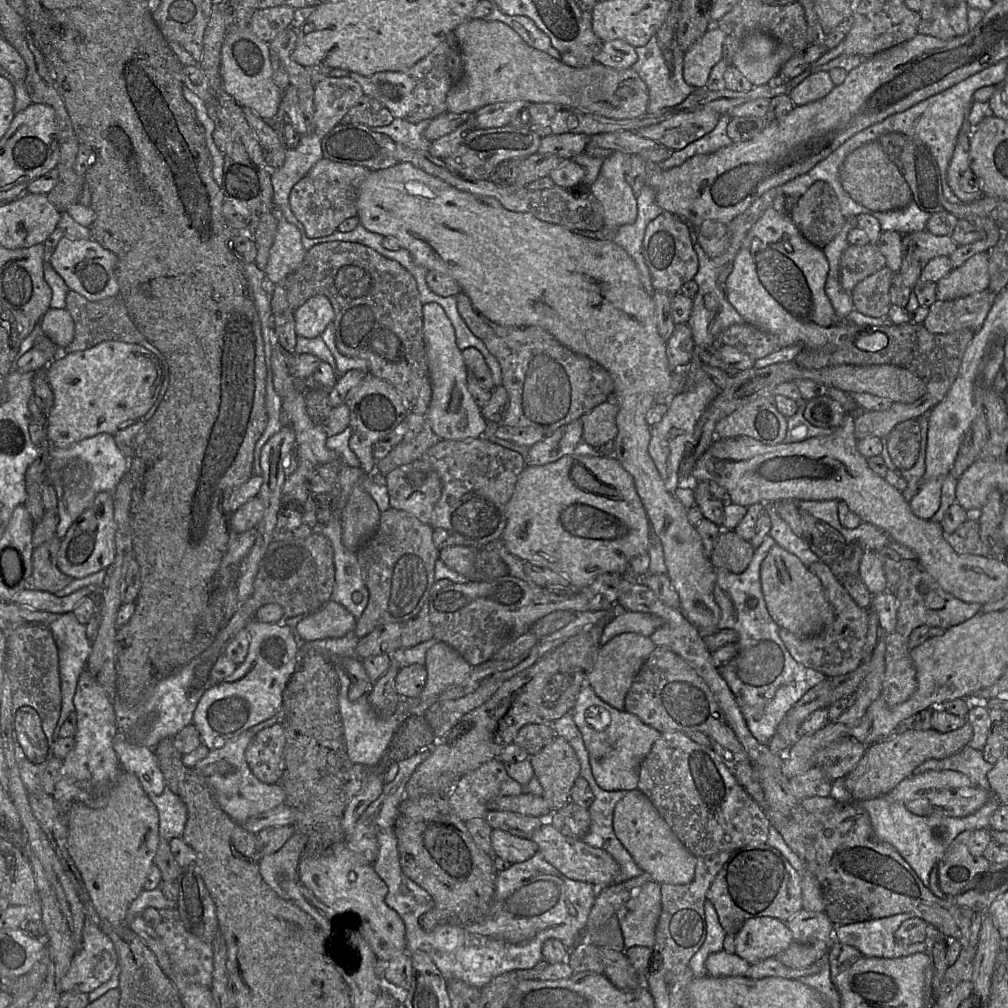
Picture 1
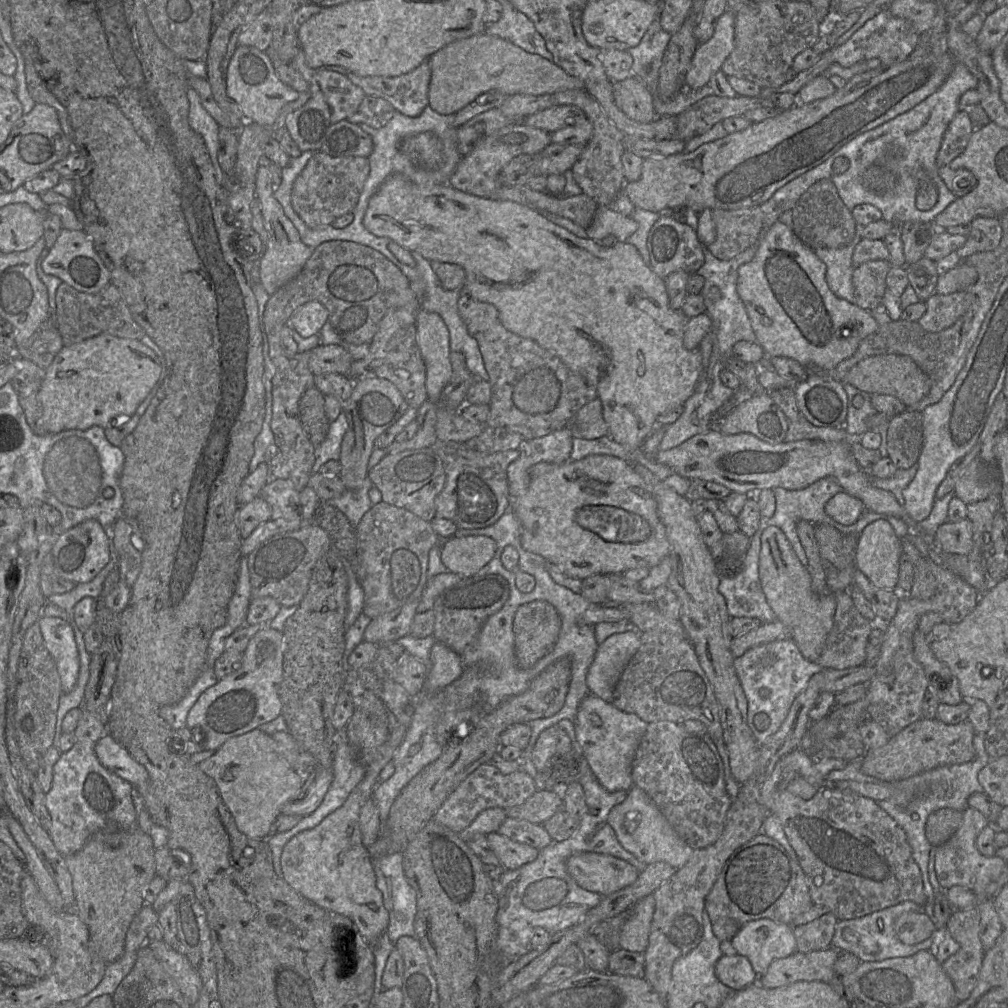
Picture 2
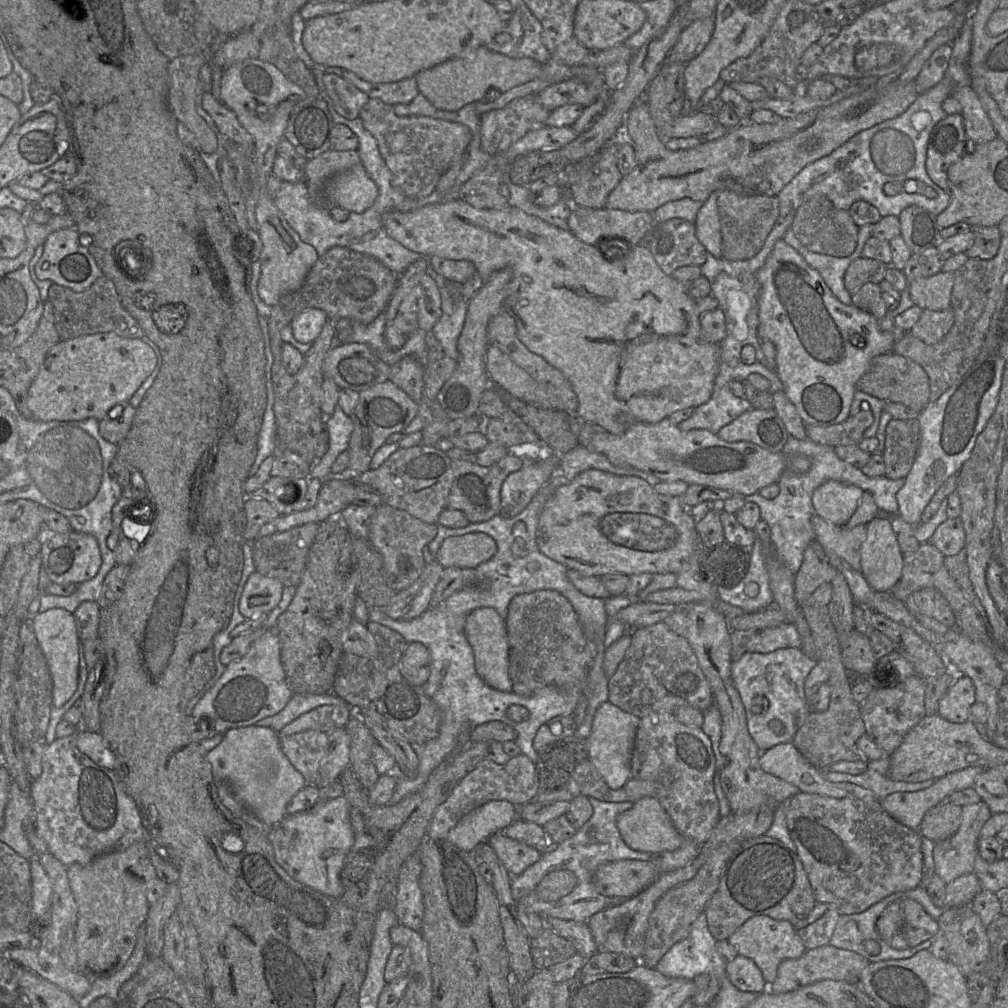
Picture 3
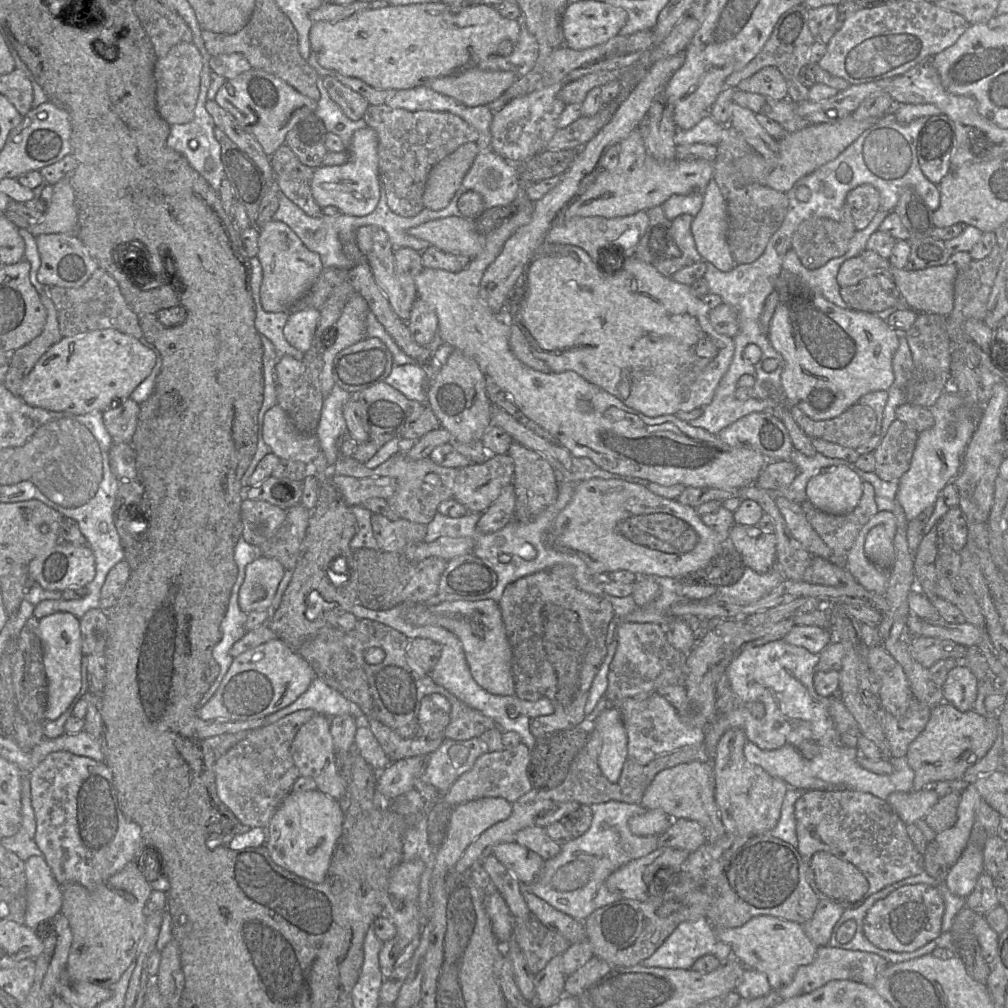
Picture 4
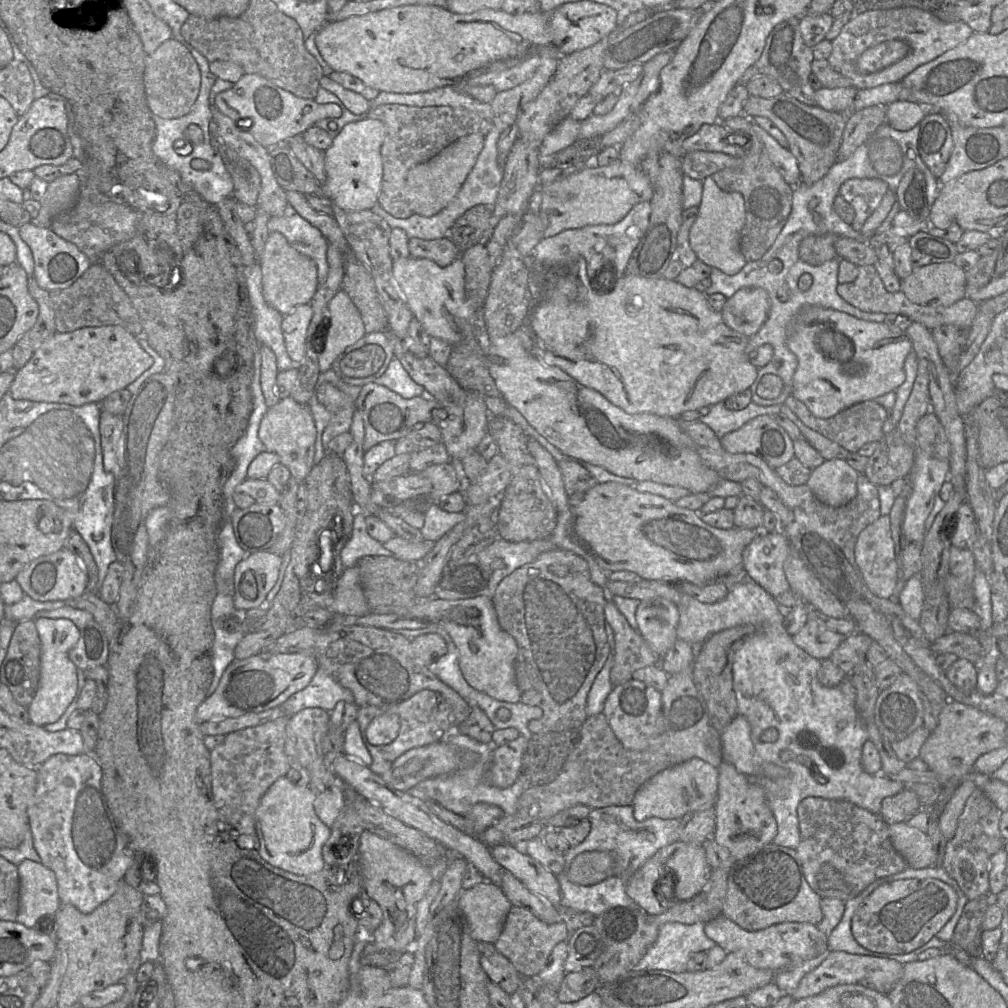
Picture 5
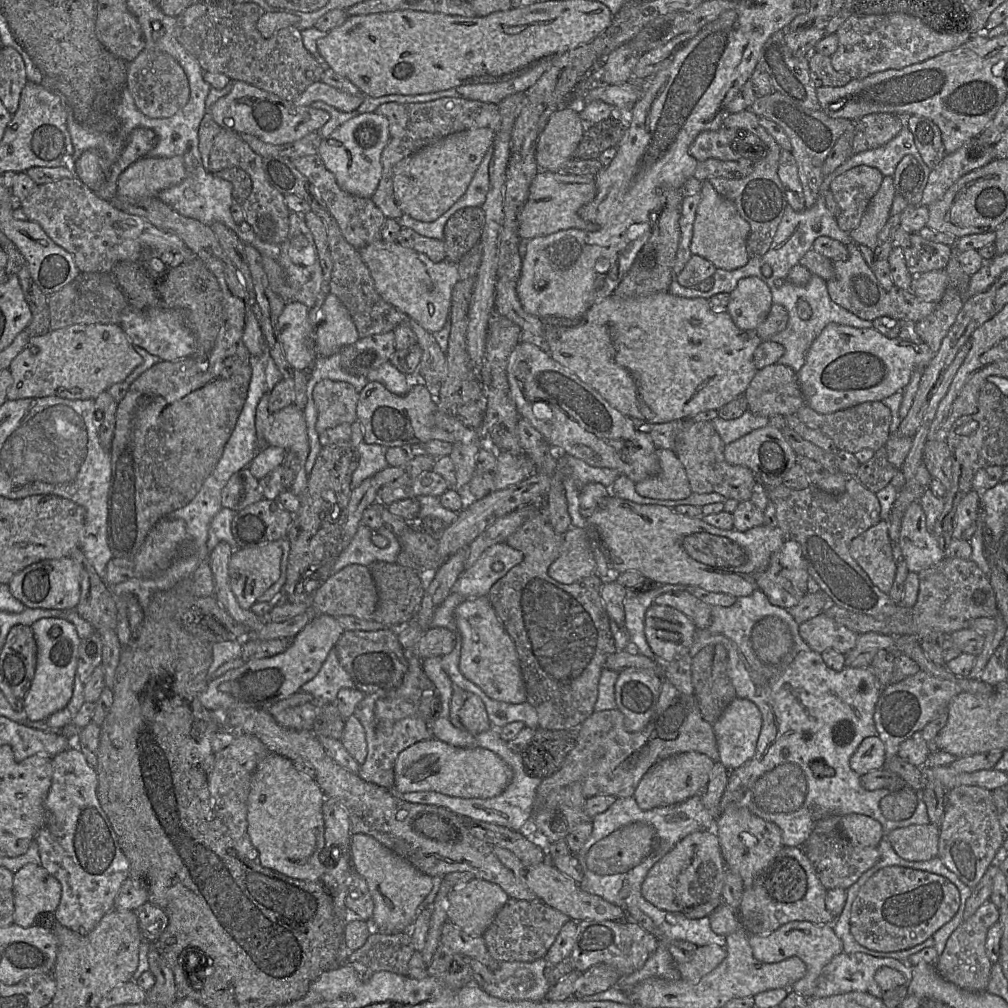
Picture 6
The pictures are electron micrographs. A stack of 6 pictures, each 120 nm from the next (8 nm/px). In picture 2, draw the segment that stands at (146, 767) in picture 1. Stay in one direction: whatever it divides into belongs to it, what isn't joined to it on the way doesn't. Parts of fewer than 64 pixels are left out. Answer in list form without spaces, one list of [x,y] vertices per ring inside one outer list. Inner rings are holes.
[[[106,733],[98,740],[95,745],[95,754],[105,768],[130,782],[135,789],[148,782],[149,775],[146,768],[111,735]]]

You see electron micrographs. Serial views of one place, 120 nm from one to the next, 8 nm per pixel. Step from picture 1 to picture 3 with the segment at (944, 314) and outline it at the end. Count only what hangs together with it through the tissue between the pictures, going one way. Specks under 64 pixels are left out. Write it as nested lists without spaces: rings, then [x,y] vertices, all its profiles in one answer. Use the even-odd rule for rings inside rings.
[[[951,307],[940,311],[924,309],[909,332],[926,344],[936,344],[948,333],[953,323],[954,311]]]

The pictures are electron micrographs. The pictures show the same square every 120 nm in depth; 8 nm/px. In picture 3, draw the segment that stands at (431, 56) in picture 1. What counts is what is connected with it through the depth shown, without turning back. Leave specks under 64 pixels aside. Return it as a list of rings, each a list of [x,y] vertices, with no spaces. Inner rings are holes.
[[[344,70],[342,78],[365,93],[370,99],[380,99],[388,105],[409,104],[420,93],[416,76],[392,83],[371,83],[355,73]]]

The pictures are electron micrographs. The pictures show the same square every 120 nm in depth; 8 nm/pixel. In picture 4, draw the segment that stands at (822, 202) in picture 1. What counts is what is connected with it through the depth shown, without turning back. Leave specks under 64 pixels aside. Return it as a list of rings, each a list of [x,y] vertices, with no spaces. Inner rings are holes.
[[[813,217],[800,223],[792,236],[792,248],[808,269],[818,269],[834,258],[844,255],[856,230],[846,228],[842,222]]]

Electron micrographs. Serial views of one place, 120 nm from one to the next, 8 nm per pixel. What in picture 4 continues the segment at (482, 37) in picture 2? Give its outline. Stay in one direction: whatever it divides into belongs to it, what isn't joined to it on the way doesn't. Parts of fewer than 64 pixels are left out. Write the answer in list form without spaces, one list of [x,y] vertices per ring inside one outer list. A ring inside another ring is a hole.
[[[471,69],[460,74],[439,77],[423,86],[451,97],[468,107],[494,103],[518,76],[510,71]]]

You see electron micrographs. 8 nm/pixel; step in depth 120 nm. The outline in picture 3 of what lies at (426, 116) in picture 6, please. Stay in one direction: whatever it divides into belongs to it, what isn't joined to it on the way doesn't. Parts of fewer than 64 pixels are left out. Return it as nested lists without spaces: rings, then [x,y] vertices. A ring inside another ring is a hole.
[[[369,99],[359,118],[377,141],[391,171],[392,186],[410,199],[422,199],[433,193],[440,178],[462,157],[472,139],[470,129],[463,124],[426,116],[399,117],[392,105],[380,99]]]

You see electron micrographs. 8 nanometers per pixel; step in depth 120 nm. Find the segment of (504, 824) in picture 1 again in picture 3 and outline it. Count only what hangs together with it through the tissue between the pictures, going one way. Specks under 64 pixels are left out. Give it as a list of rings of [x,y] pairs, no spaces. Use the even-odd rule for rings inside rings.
[[[519,818],[508,826],[504,833],[512,839],[535,848],[542,854],[552,852],[558,846],[543,826]]]

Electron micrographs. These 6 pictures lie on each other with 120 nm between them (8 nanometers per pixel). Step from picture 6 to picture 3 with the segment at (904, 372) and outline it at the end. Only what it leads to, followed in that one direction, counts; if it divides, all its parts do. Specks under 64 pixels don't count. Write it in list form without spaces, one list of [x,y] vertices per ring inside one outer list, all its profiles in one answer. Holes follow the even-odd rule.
[[[784,239],[776,242],[773,250],[768,255],[764,265],[758,270],[757,279],[760,284],[760,294],[758,299],[759,325],[758,336],[770,340],[776,348],[776,373],[784,385],[784,391],[789,400],[795,405],[798,414],[807,425],[828,427],[844,422],[850,416],[850,408],[856,391],[856,383],[868,371],[871,361],[878,355],[892,352],[895,344],[895,337],[892,331],[883,331],[880,328],[879,320],[872,314],[854,306],[846,305],[839,301],[827,286],[821,274],[812,268],[805,259]]]

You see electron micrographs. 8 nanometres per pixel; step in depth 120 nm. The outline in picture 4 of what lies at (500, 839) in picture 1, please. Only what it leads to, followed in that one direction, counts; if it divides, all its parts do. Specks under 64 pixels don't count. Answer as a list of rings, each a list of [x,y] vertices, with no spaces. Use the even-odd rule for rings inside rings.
[[[516,841],[497,845],[492,855],[500,861],[522,885],[532,883],[540,874],[544,859]]]

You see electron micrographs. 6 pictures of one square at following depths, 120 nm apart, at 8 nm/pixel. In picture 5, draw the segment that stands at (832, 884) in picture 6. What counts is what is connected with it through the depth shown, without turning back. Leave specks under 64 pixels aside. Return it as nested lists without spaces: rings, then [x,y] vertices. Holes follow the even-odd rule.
[[[807,797],[797,809],[800,843],[796,848],[805,878],[822,899],[837,898],[844,902],[853,899],[879,878],[904,871],[908,864],[893,847],[888,828],[881,814],[876,815],[854,803]],[[822,864],[833,865],[844,877],[847,890],[822,889],[817,875]]]

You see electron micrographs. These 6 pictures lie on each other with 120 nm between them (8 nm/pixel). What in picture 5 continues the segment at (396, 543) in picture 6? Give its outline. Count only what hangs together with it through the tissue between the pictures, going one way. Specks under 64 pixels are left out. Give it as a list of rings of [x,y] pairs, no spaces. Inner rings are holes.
[[[357,511],[354,517],[352,535],[341,552],[344,568],[355,566],[364,556],[395,557],[379,541],[372,538],[367,531],[367,513]]]

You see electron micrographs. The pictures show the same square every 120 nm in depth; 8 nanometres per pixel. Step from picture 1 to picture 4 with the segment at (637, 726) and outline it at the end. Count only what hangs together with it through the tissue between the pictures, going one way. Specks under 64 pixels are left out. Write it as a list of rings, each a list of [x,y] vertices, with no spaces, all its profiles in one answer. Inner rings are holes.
[[[611,705],[605,708],[596,720],[594,728],[602,739],[599,767],[603,775],[615,783],[628,759],[627,734],[619,709]]]

